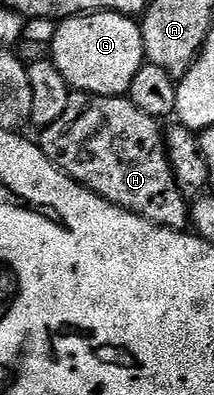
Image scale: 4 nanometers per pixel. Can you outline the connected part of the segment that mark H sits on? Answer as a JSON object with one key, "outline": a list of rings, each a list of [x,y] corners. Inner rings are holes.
{"outline":[[[71,91],[68,107],[47,128],[41,129],[36,143],[44,155],[64,174],[90,189],[100,198],[158,224],[161,228],[182,230],[190,224],[188,201],[176,186],[170,155],[166,153],[164,128],[155,117],[144,114],[126,96],[97,96],[91,92]]]}

